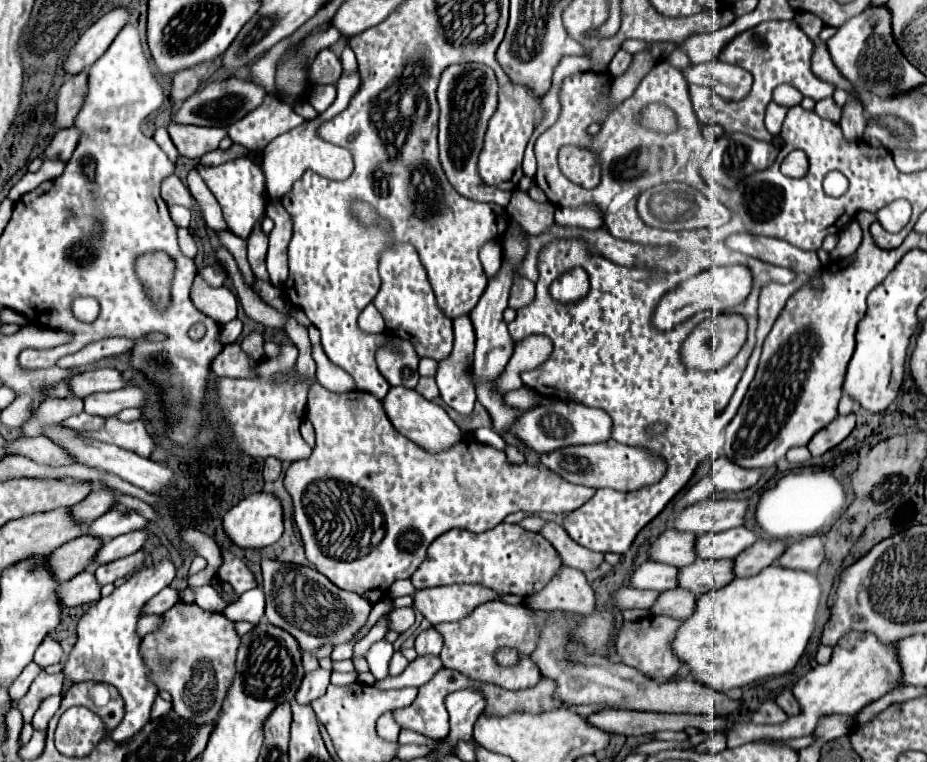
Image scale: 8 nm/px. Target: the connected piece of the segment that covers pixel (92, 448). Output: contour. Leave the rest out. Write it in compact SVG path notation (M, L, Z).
M52 424L52 428L44 428L44 436L48 436L52 442L60 444L62 448L66 448L80 464L84 466L90 466L90 468L98 468L98 470L104 470L104 472L112 472L116 476L120 476L122 480L138 486L138 488L144 488L146 492L160 492L164 488L168 488L172 484L172 470L150 460L150 458L142 458L134 452L128 452L124 448L118 448L114 444L104 444L104 442L98 442L98 440L92 440L88 436L82 436L78 434L76 430L72 428L66 428L62 424Z

